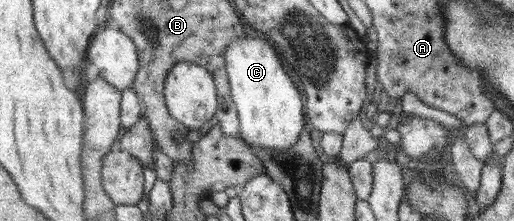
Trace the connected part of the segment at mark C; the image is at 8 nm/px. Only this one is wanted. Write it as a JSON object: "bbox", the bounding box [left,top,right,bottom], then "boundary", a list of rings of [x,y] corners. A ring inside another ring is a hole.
{"bbox":[224,34,308,150],"boundary":[[[245,34],[244,38],[234,38],[224,55],[230,98],[240,120],[239,136],[244,142],[267,150],[289,150],[297,144],[301,131],[308,124],[303,96],[280,63],[278,51],[264,38]]]}

